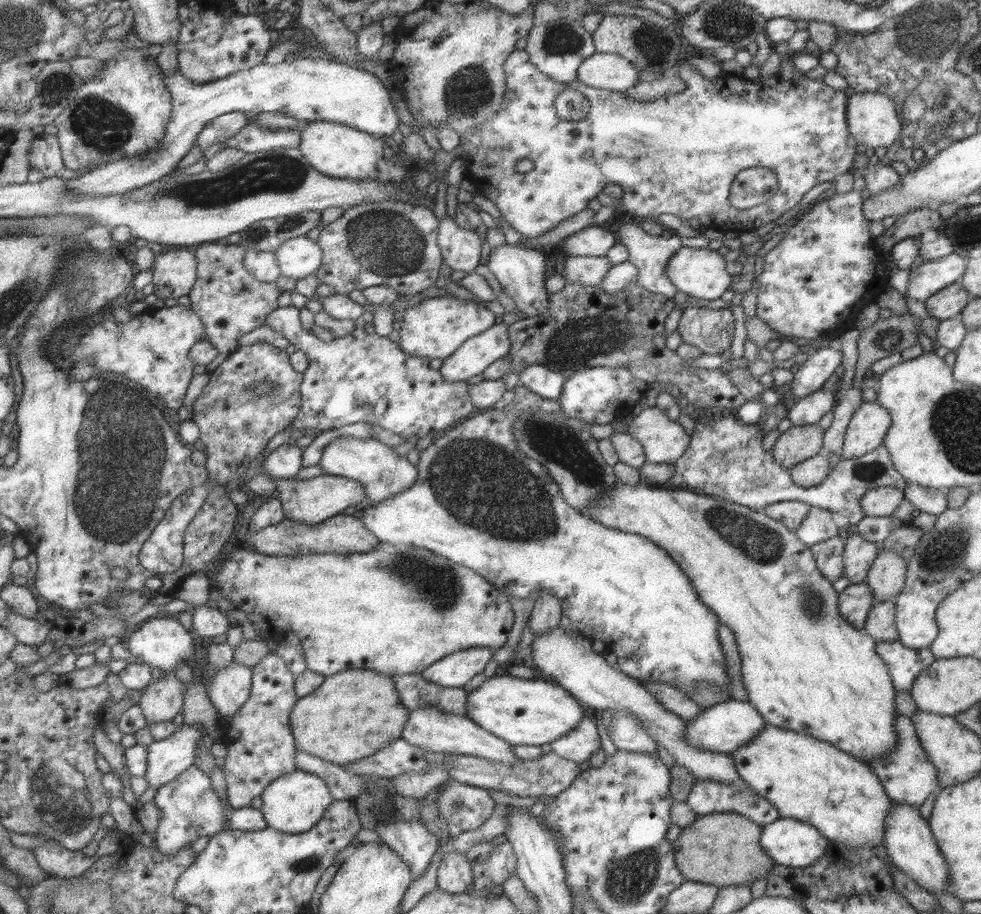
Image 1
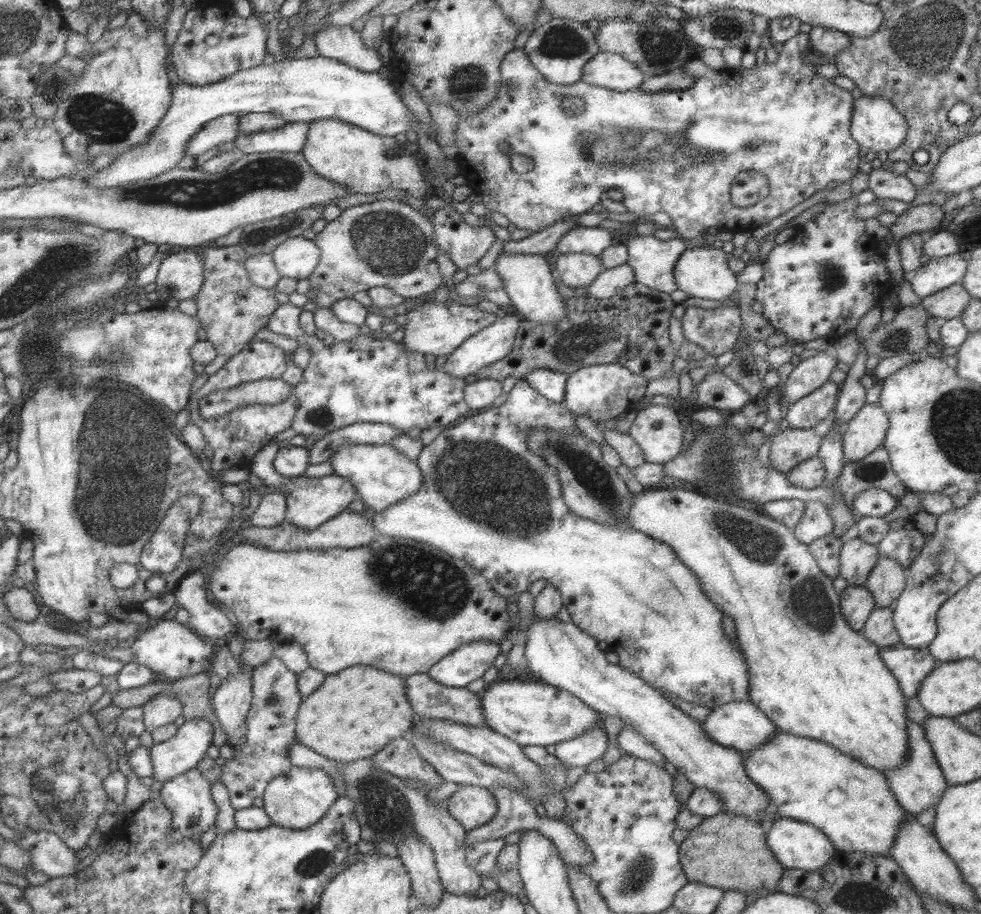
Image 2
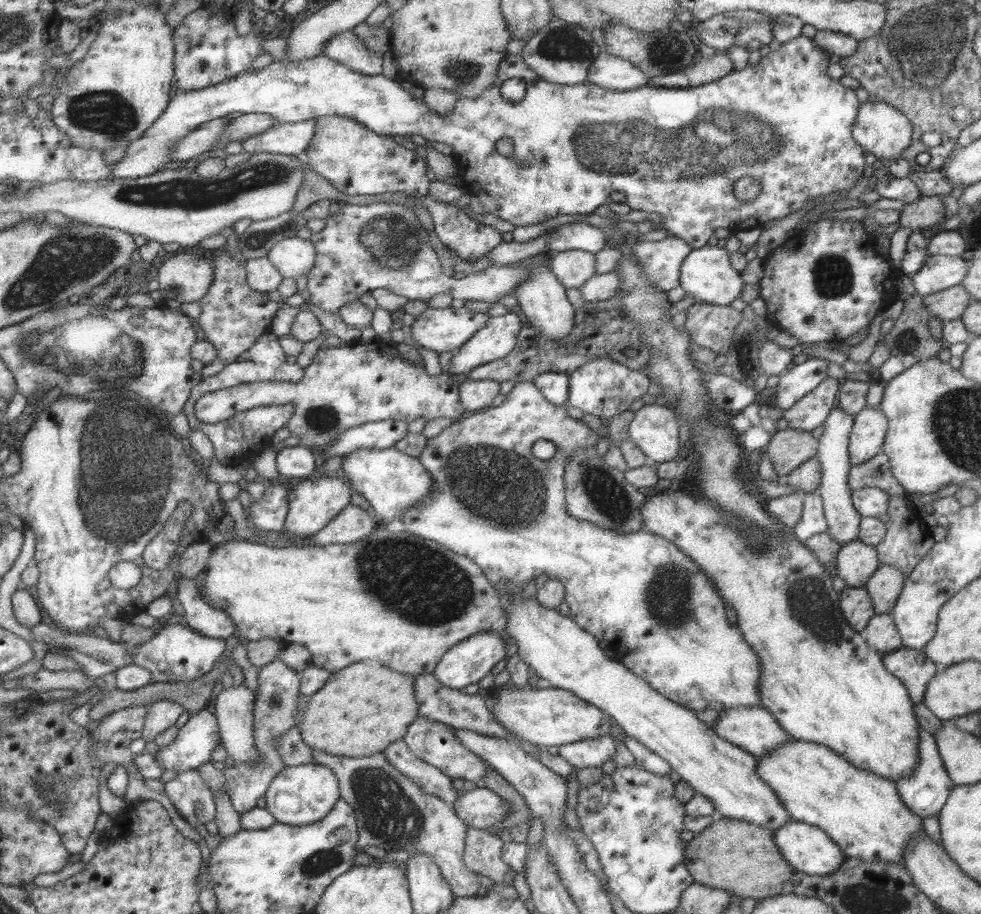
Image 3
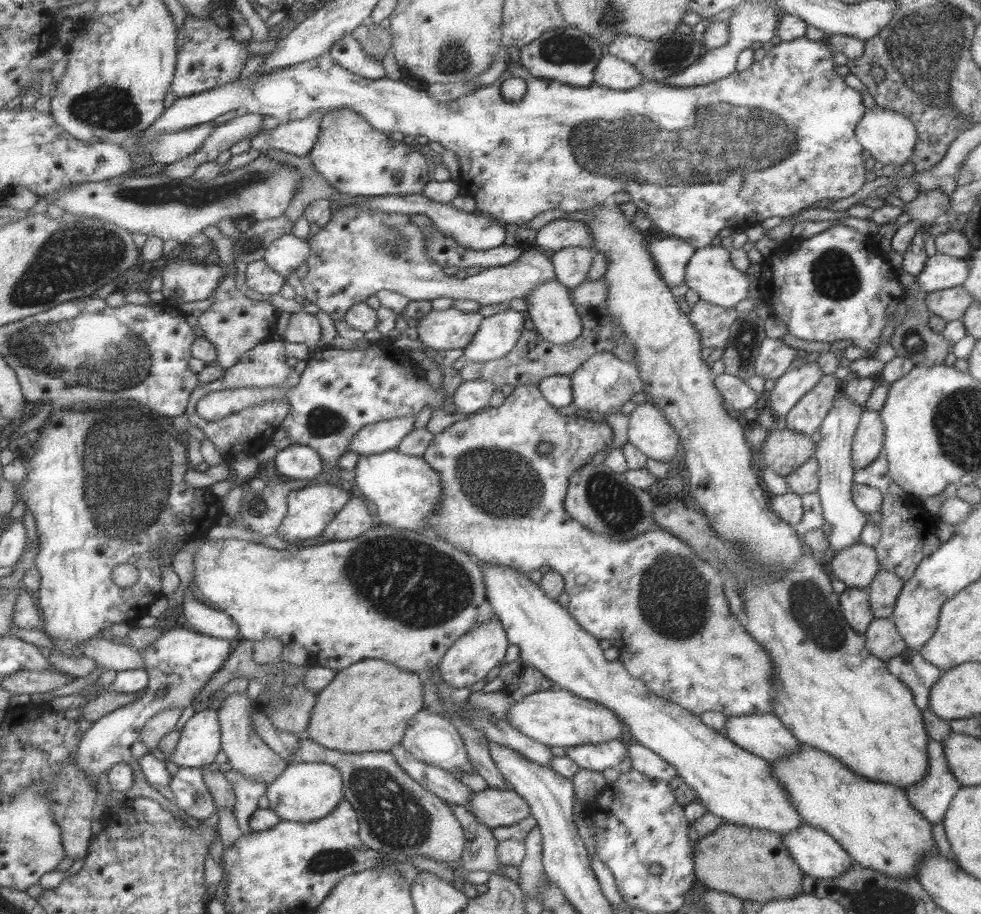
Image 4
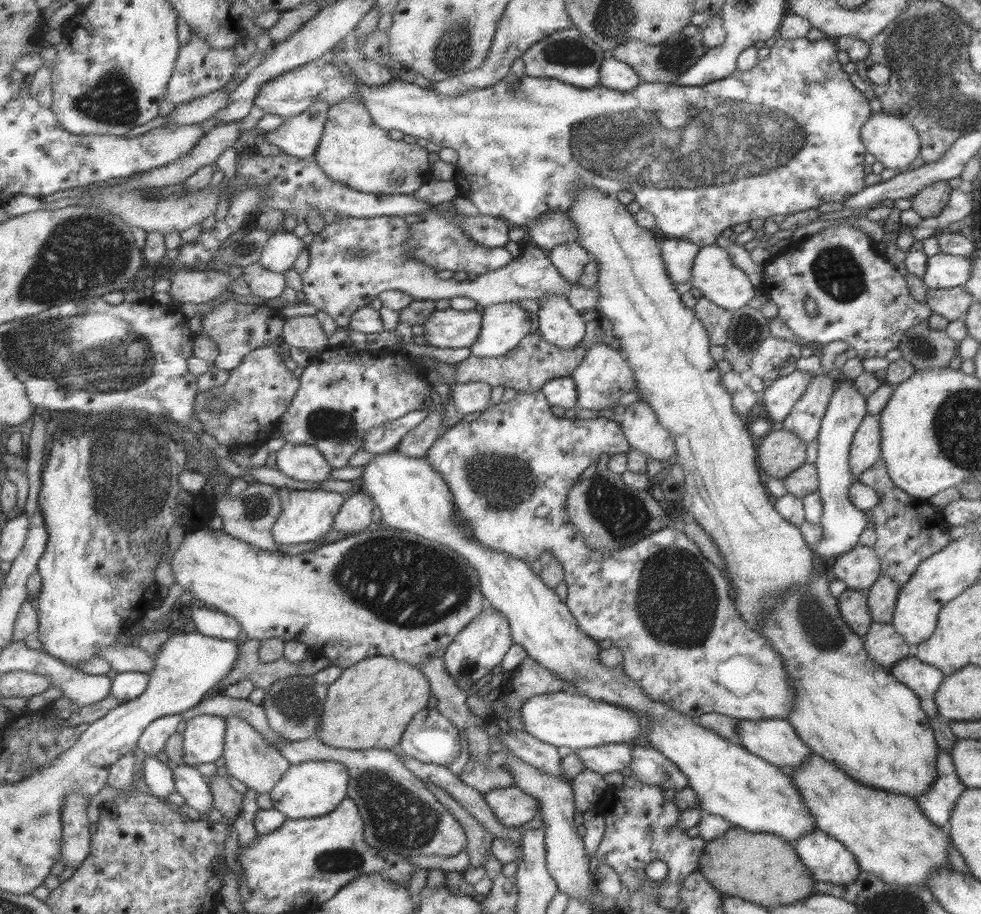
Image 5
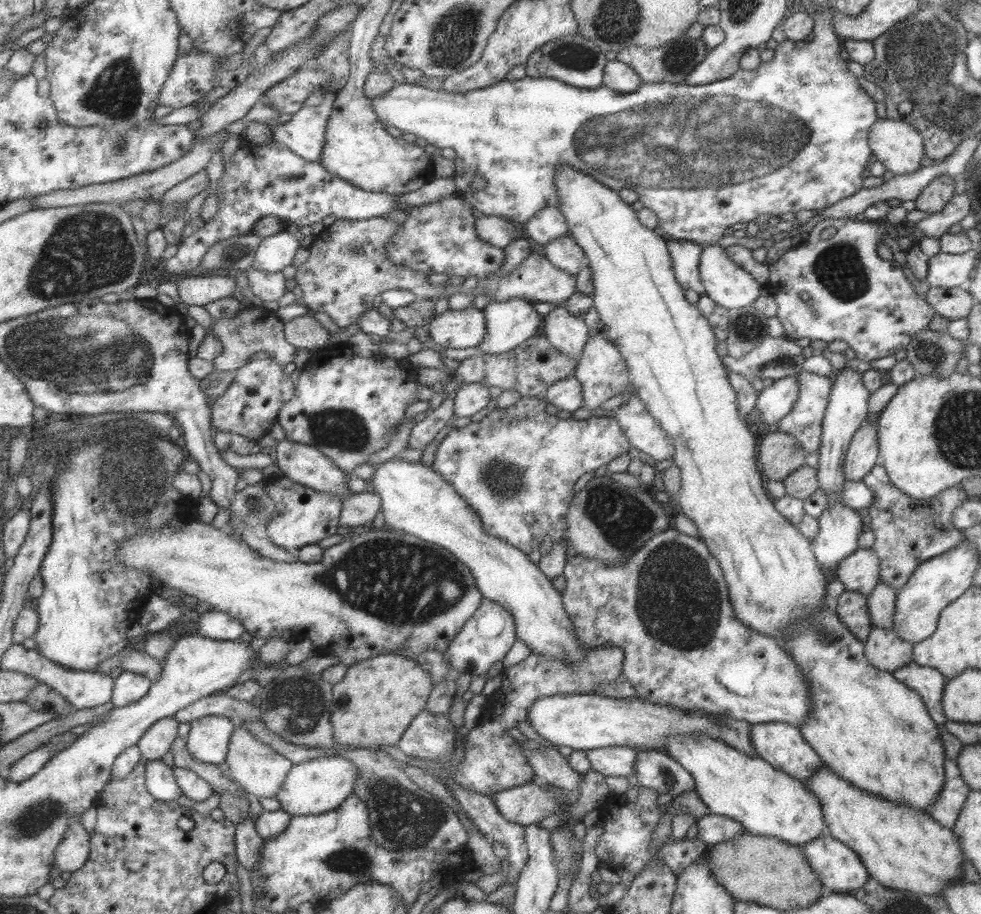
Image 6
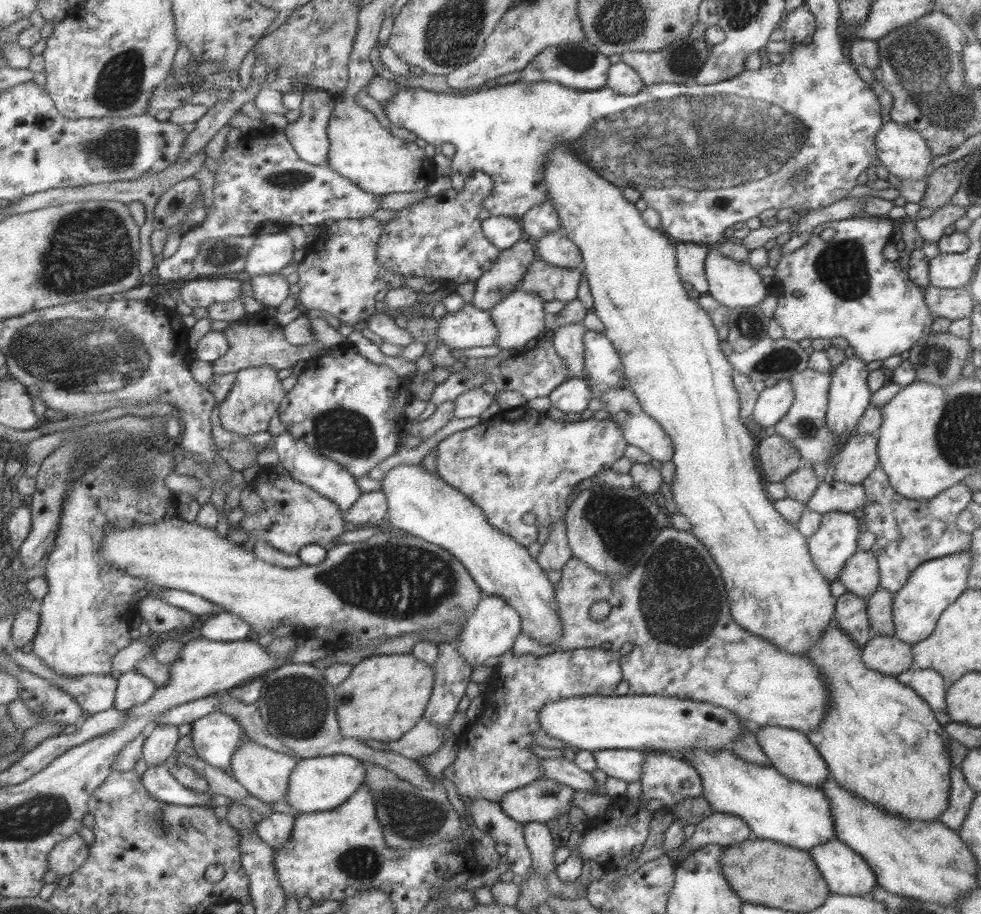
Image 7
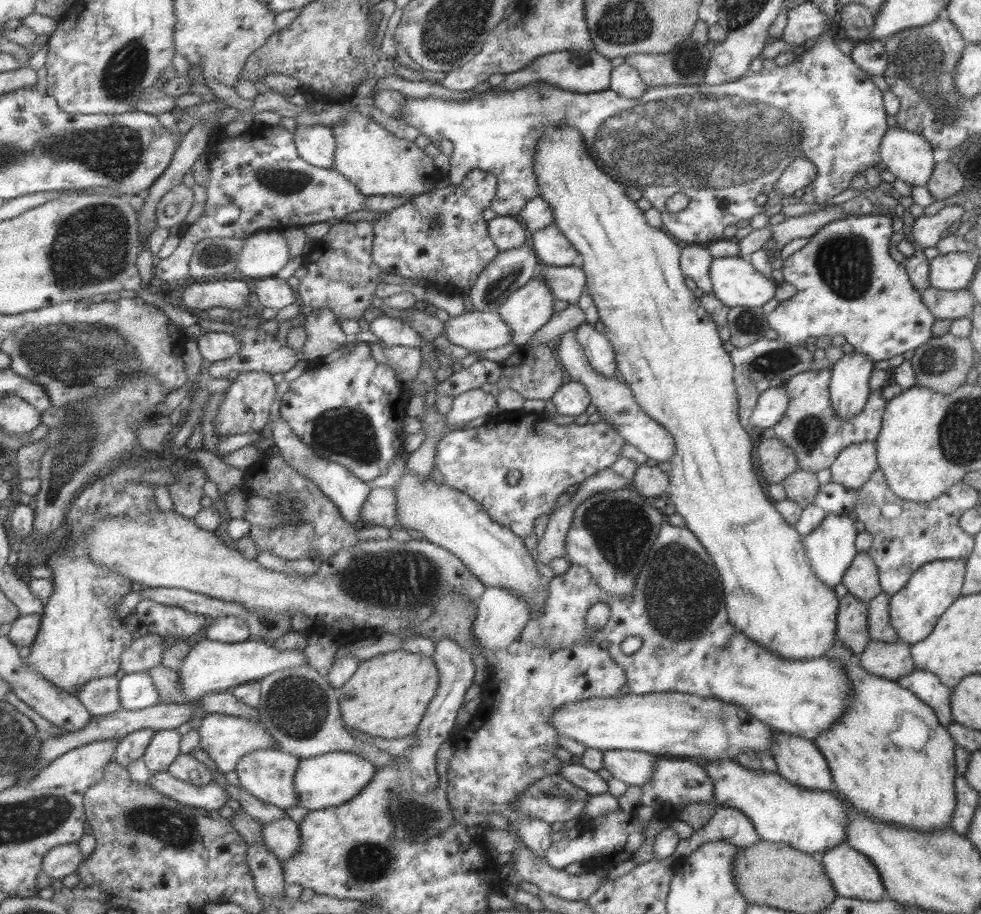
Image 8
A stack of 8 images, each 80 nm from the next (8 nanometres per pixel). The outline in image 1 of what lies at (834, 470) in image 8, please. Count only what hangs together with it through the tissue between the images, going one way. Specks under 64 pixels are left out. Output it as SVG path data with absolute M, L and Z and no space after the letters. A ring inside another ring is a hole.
M877 400L863 401L849 419L840 459L857 458L877 448L890 424L889 413Z

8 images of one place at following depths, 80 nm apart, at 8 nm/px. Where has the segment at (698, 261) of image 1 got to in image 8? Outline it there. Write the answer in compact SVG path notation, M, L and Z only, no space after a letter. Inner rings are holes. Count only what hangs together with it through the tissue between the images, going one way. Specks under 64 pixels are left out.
M712 258L708 275L715 298L729 308L761 307L775 294L775 281L759 274L747 258Z

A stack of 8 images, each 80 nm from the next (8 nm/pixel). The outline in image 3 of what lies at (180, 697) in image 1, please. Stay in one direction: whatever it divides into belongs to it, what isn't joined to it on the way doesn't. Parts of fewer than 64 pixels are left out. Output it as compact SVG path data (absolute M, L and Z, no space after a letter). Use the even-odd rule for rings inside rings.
M160 700L148 706L146 723L144 726L145 741L155 740L161 732L165 732L177 724L179 716L185 712L185 707L172 700Z

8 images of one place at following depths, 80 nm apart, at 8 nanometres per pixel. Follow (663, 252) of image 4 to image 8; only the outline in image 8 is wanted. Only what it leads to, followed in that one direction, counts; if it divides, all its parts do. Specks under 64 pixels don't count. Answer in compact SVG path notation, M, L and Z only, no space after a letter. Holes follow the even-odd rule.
M681 244L679 253L679 270L683 273L684 278L689 278L695 282L696 287L703 293L711 293L711 283L708 275L708 266L711 262L707 244L693 245Z

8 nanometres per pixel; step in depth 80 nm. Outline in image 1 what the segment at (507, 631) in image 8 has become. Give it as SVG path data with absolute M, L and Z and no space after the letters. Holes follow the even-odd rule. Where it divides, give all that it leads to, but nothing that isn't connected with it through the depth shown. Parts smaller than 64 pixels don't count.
M465 648L427 666L420 673L421 678L441 687L463 687L472 676L483 672L492 655L488 648Z

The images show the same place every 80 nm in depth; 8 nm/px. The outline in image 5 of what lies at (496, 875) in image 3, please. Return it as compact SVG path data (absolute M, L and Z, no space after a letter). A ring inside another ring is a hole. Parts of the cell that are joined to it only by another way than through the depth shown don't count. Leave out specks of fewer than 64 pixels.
M424 782L424 785L436 796L437 801L455 817L455 820L463 827L466 838L465 850L469 856L469 863L465 871L482 866L482 862L488 857L486 852L490 852L490 846L494 836L485 830L480 822L472 817L467 810L463 809L451 796L442 788Z

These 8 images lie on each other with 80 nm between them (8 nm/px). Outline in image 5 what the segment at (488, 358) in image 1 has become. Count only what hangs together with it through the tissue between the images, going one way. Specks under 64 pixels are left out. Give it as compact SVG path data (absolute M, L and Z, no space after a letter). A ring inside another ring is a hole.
M517 301L485 306L481 330L468 347L470 355L479 358L503 356L529 333L530 320Z

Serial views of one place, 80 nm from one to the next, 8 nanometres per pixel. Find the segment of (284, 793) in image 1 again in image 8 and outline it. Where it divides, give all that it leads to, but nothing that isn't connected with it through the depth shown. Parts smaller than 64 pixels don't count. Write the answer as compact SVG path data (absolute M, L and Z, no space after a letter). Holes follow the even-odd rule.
M328 752L300 759L294 776L298 804L307 811L339 807L352 800L370 781L376 770L377 768L364 757L355 756L351 752Z

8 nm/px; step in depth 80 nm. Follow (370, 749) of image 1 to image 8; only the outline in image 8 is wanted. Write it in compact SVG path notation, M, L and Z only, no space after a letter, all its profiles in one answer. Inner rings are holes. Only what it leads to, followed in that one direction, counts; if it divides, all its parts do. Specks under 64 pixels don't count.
M403 649L361 661L355 673L336 689L343 726L370 737L403 738L416 730L437 683L437 669L432 658Z

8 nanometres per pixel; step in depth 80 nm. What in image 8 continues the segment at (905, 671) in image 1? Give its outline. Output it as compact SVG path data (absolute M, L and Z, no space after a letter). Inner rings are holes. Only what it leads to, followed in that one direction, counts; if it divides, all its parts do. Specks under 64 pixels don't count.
M914 670L905 676L900 676L896 683L913 692L918 699L921 699L921 702L930 706L939 724L946 727L954 722L949 704L951 688L945 686L937 675L931 672Z

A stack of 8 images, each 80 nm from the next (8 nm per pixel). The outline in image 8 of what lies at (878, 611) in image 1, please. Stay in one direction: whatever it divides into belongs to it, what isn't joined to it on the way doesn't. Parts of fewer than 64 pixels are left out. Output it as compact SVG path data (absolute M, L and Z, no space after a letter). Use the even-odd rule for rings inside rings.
M873 640L867 643L859 657L859 666L878 677L889 680L896 680L913 672L910 645L901 642L883 643L880 640Z

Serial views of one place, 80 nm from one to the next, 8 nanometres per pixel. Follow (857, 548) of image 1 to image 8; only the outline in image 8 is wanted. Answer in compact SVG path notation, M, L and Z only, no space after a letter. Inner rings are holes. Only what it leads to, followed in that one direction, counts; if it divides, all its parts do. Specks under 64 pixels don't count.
M856 552L849 568L841 575L841 583L848 594L865 604L881 592L877 568L866 552Z

